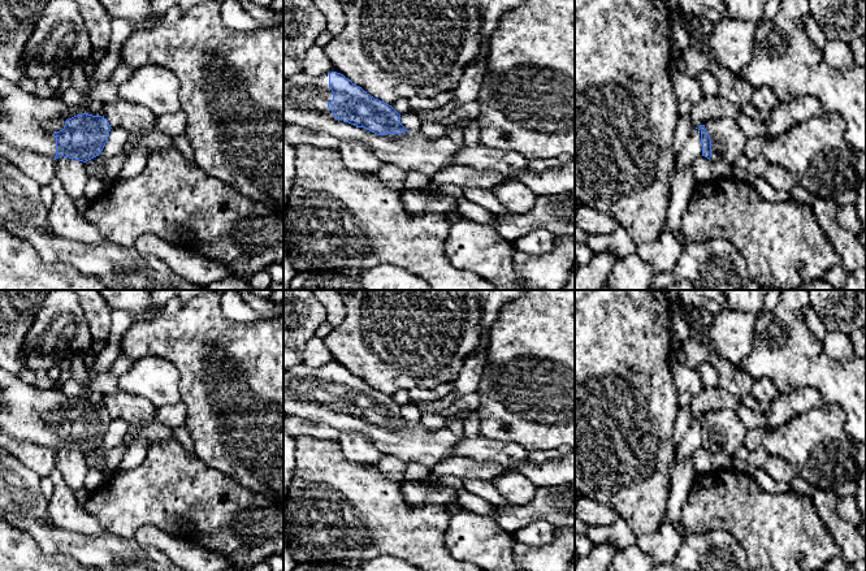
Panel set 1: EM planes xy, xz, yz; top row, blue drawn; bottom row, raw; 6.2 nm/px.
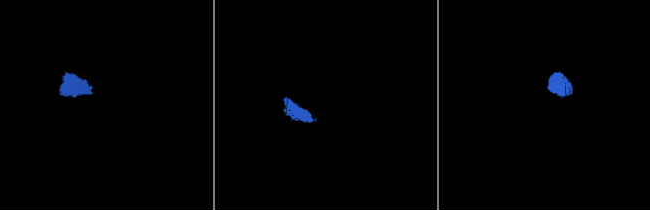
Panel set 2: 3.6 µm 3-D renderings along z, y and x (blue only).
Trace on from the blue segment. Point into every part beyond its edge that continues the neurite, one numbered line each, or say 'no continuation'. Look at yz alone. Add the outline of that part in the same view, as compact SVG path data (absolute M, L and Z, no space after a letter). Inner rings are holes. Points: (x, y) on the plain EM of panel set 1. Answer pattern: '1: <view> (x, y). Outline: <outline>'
1: yz (727, 429). Outline: M731 408L709 411L705 420L711 431L710 451L713 454L719 451L733 459L748 432L736 411Z

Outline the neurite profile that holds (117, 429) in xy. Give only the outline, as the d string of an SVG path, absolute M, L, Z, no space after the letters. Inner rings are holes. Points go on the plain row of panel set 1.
M112 419L101 445L85 454L88 468L100 470L105 453L124 441L127 429L129 424L124 419Z

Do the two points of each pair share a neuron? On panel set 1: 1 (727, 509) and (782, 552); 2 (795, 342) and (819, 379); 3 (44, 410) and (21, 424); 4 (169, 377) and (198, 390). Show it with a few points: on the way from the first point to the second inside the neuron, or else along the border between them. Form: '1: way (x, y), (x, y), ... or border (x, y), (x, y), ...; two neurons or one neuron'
1: way (740, 510), (769, 539); one neuron
2: way (795, 351), (810, 370); one neuron
3: way (39, 415), (30, 415), (26, 419); one neuron
4: border (161, 357), (176, 368), (181, 401); two neurons

